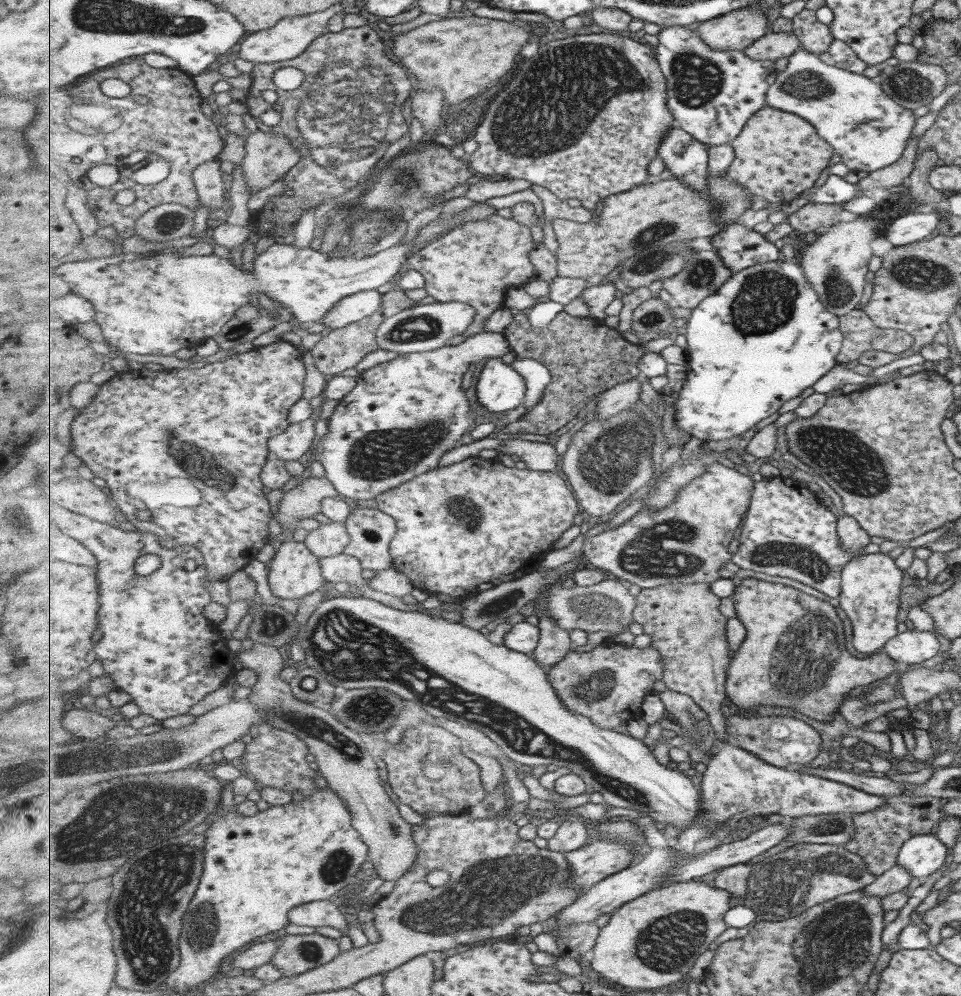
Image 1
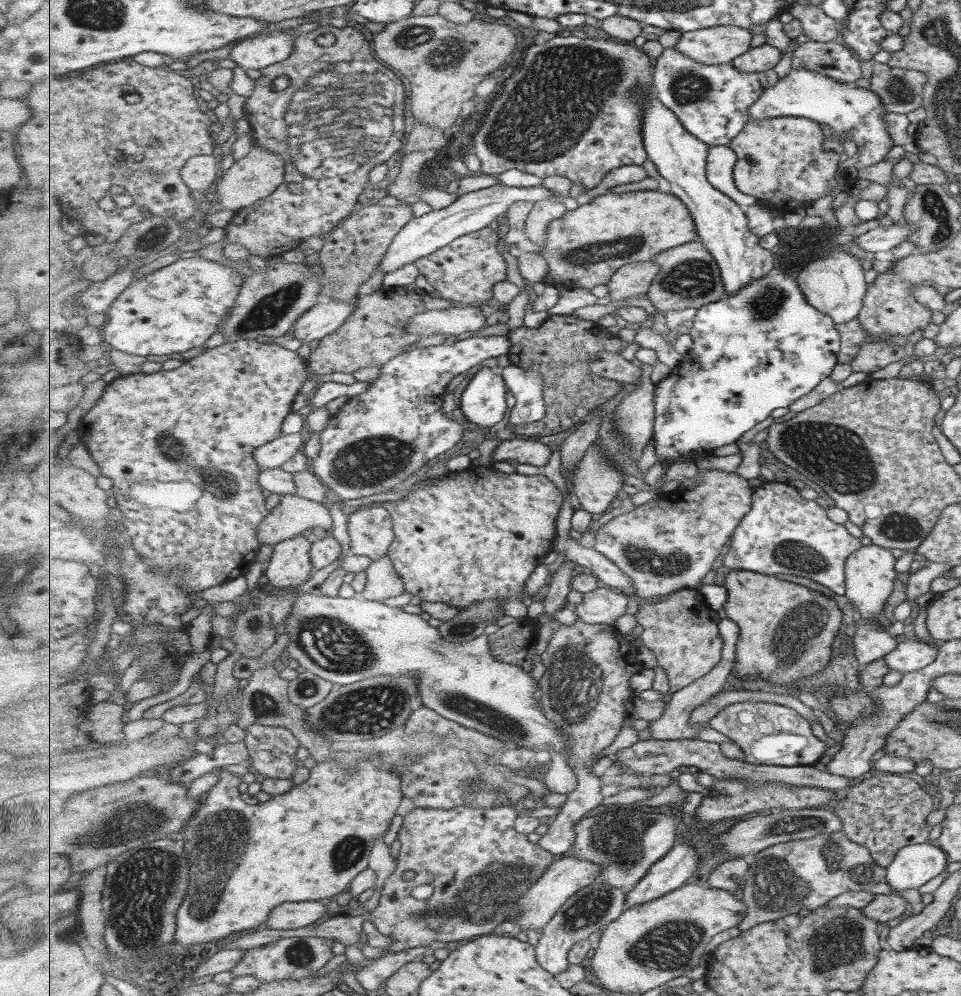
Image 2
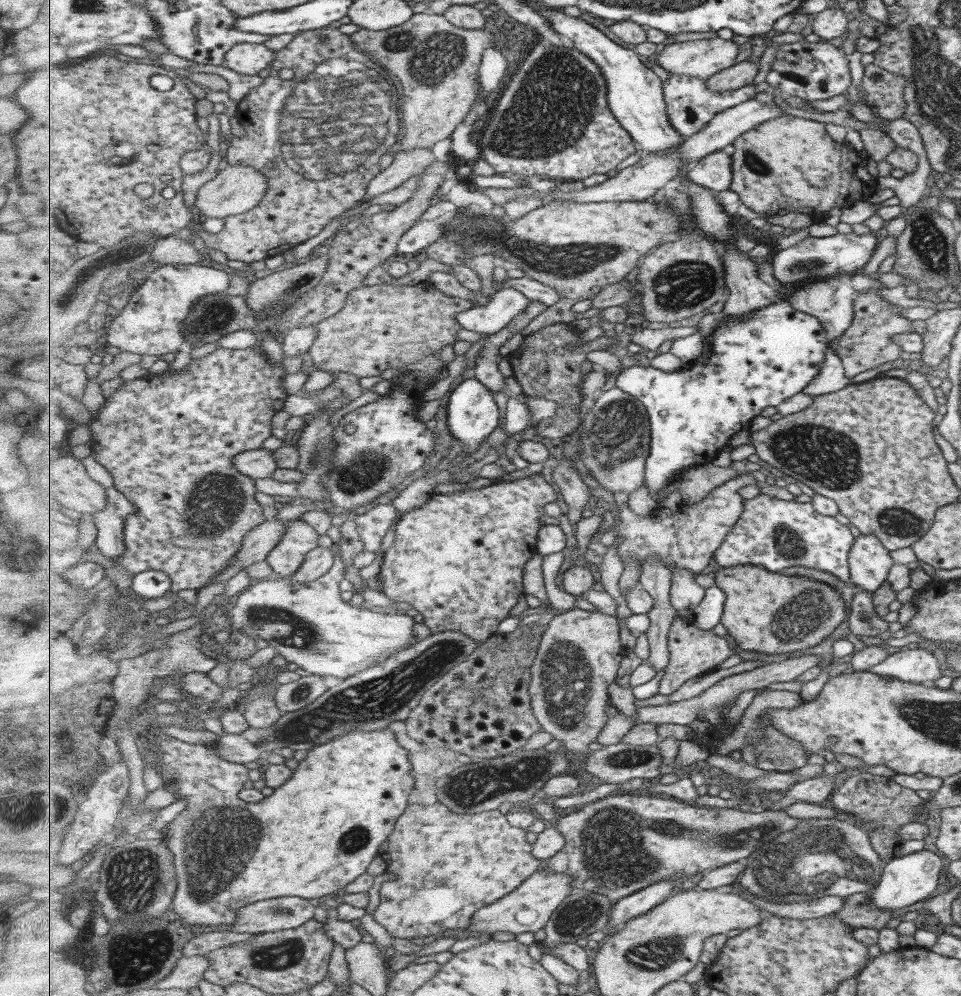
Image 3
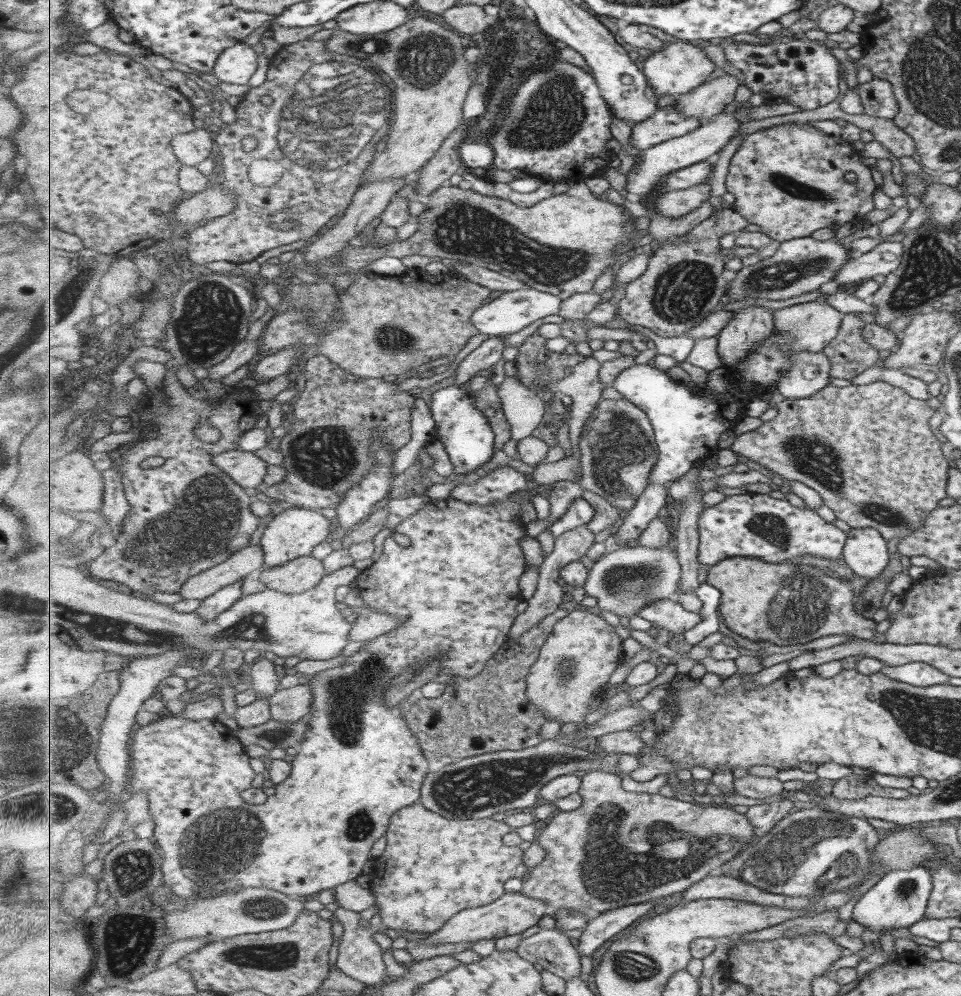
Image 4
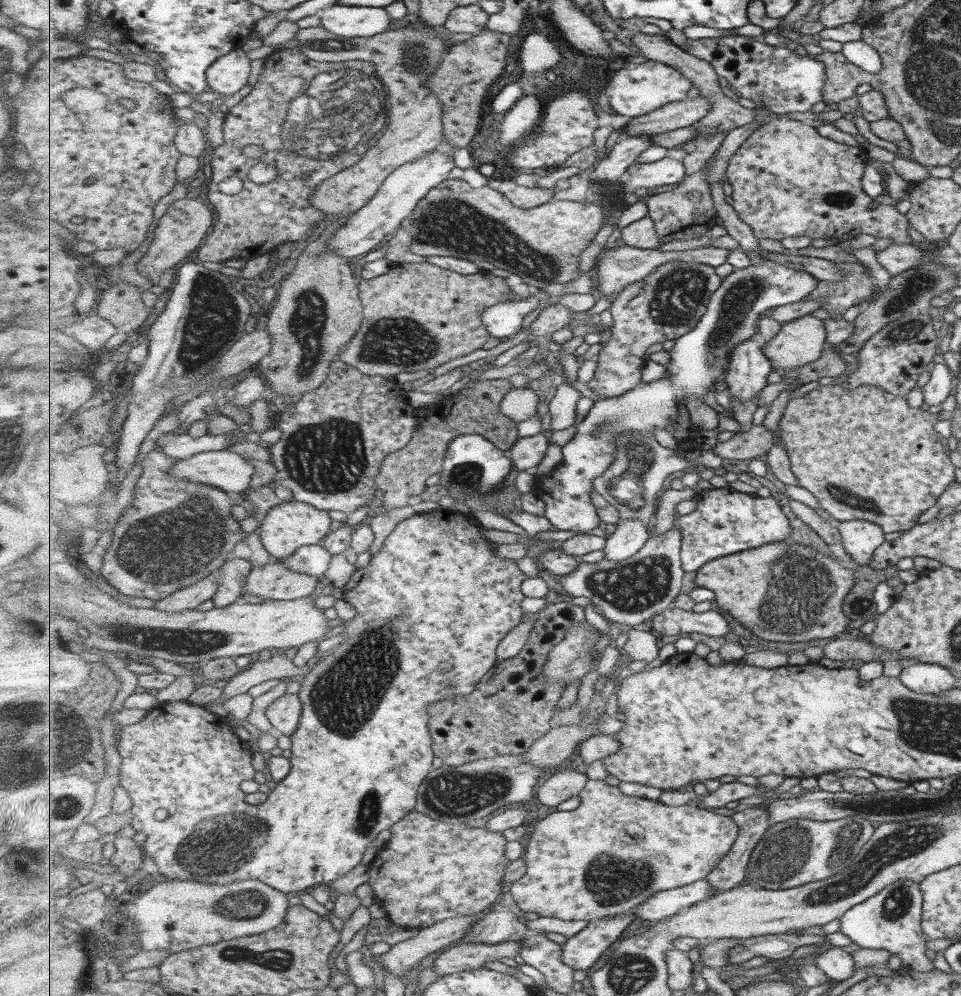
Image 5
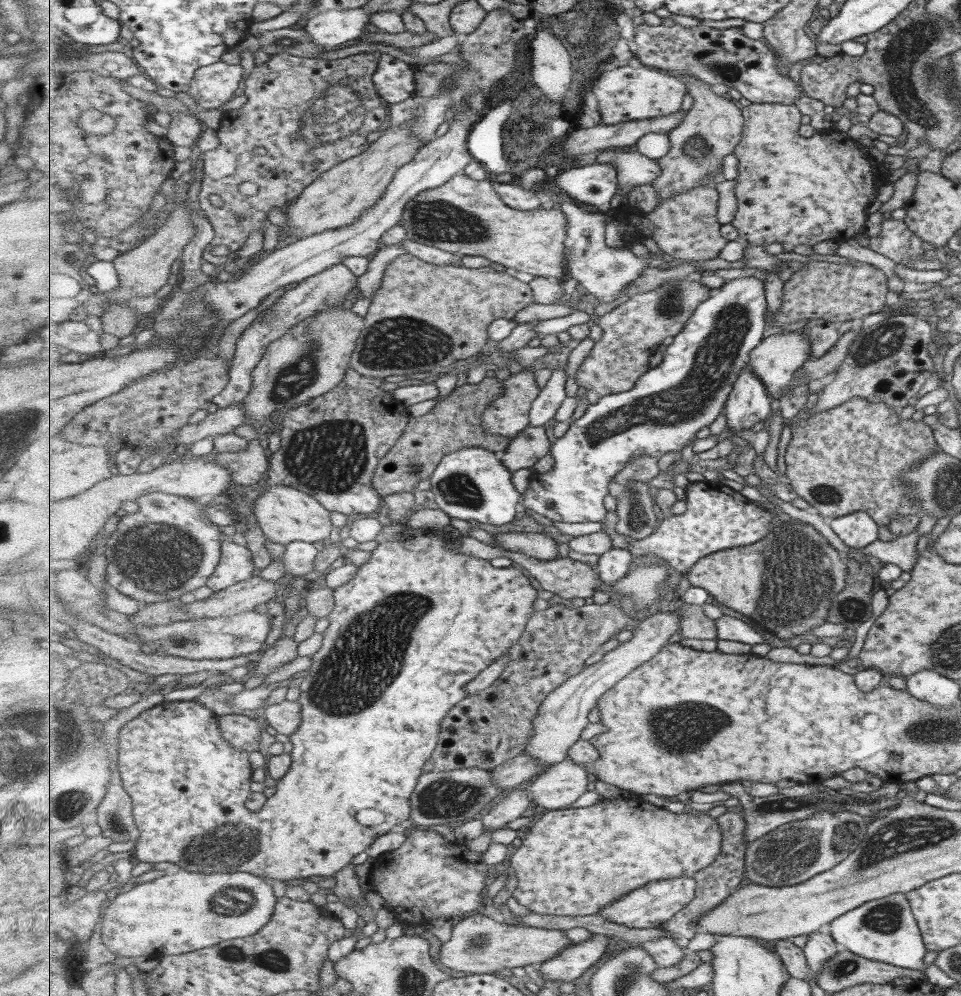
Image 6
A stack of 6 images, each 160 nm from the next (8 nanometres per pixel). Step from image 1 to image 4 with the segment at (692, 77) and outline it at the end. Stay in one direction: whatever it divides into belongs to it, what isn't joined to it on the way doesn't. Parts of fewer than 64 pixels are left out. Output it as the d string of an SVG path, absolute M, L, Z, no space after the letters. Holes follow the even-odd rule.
M676 103L661 108L655 116L632 126L630 144L642 152L651 147L695 132L702 127L701 117L686 117L676 108Z

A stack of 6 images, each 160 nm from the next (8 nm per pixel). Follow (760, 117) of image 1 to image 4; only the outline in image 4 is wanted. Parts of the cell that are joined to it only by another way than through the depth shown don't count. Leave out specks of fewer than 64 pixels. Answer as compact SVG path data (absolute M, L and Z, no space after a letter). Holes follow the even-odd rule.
M792 123L745 136L730 160L726 190L734 198L735 211L771 238L784 243L805 238L819 228L836 230L847 222L860 226L864 222L863 216L874 209L872 195L876 186L869 167L859 162L859 154L845 144L842 136L824 134L808 124ZM845 172L855 175L853 184L843 179Z

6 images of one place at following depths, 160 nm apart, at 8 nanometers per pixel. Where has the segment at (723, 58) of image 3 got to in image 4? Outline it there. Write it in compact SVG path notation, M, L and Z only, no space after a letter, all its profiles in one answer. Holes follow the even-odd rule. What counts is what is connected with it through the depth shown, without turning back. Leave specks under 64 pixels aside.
M680 40L665 45L663 50L656 49L654 55L642 62L647 81L655 89L657 97L663 98L667 95L678 98L687 95L687 93L701 87L705 80L715 72L715 64L707 58L707 54L703 52L701 47L701 43Z

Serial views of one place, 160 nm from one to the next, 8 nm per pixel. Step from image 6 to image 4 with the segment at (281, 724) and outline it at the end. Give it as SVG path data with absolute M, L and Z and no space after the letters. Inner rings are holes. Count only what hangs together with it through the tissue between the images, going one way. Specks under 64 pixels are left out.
M305 679L293 687L280 688L270 698L272 718L283 722L297 722L309 716L313 701L313 691Z

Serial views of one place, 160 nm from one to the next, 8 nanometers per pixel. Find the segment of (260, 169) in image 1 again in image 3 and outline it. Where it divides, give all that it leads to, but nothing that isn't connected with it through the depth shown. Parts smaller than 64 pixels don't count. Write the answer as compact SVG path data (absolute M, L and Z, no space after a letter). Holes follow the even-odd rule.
M223 164L216 177L202 186L198 194L196 213L204 215L205 218L226 219L230 216L237 216L258 207L267 196L267 190L269 190L269 185L263 171L244 164L235 166Z

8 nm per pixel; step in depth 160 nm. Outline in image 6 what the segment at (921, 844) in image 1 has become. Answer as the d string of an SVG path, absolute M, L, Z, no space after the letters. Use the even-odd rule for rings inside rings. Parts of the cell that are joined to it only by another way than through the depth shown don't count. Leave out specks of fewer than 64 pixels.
M903 892L863 903L838 916L825 929L838 945L861 958L919 970L924 974L926 966L923 965L923 956L927 950Z

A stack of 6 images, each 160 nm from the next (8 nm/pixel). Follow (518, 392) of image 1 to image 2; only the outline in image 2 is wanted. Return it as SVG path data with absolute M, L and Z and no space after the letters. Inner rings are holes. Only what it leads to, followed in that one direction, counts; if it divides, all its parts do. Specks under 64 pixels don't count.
M483 367L460 396L460 409L468 422L490 430L503 425L507 408L506 380L502 371Z

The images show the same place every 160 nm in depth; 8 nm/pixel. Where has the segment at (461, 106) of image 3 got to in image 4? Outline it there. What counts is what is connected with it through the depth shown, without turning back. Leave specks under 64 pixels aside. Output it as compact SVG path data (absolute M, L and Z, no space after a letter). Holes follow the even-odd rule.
M415 17L395 30L375 35L351 34L336 28L336 31L325 40L327 49L331 51L333 57L343 57L339 54L349 54L349 56L355 56L355 59L372 60L379 68L376 72L379 72L379 76L383 76L383 80L387 80L387 87L391 88L391 92L395 90L395 122L386 140L386 149L375 155L374 161L364 174L365 182L362 186L375 183L375 180L380 182L388 178L417 174L438 154L446 138L464 124L463 104L471 88L469 68L473 66L475 71L477 67L475 63L467 62L465 48L468 48L469 44L465 44L463 39L465 35L456 29L447 30L425 17Z

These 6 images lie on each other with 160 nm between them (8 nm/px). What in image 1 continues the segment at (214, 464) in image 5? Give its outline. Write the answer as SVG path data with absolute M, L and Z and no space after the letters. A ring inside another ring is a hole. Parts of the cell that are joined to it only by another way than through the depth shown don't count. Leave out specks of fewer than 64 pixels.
M316 414L299 424L290 424L288 429L270 439L269 458L279 460L299 460L303 454L307 454L309 449L315 446L317 434L315 434L315 424L317 424Z

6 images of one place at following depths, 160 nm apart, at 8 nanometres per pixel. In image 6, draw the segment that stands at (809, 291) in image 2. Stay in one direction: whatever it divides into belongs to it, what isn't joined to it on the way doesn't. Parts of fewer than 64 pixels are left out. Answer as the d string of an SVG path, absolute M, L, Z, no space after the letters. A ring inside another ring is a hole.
M797 330L788 334L768 336L757 348L754 348L750 358L750 368L766 384L766 389L773 407L778 407L778 394L790 386L796 378L796 372L811 358L810 342L805 335L805 330Z

